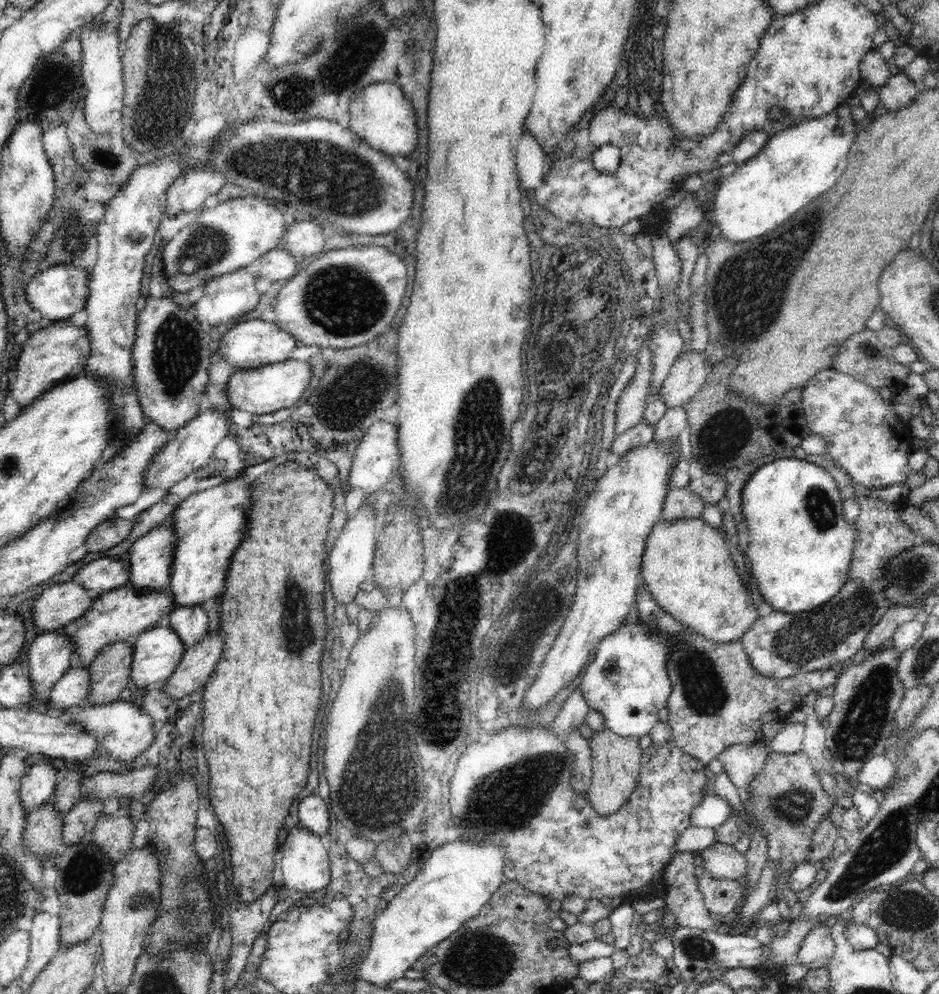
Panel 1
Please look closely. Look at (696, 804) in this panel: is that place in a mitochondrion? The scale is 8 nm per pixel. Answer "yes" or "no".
no

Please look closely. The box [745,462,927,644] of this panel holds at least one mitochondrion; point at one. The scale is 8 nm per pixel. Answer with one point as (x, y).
(822, 511)

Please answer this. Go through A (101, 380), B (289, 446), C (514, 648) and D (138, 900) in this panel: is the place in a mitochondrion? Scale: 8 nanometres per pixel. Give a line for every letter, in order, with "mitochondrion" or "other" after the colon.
A: other
B: other
C: mitochondrion
D: mitochondrion

